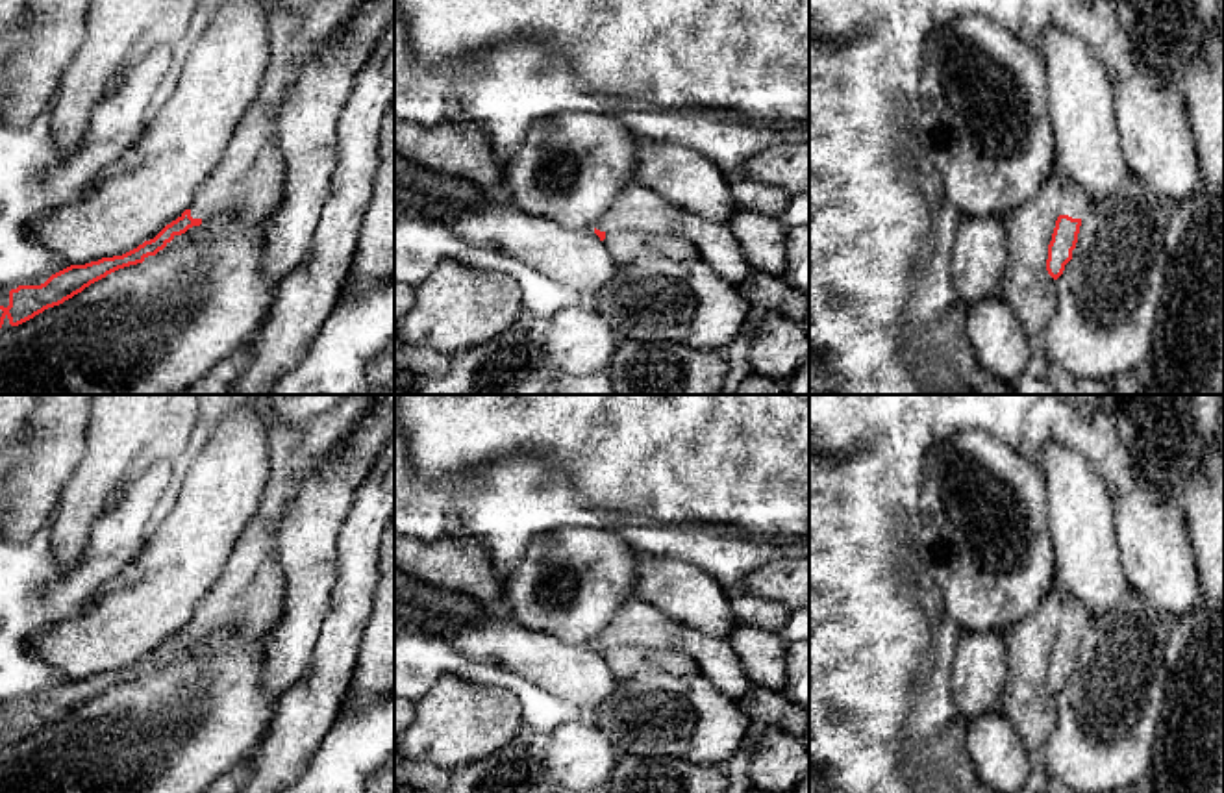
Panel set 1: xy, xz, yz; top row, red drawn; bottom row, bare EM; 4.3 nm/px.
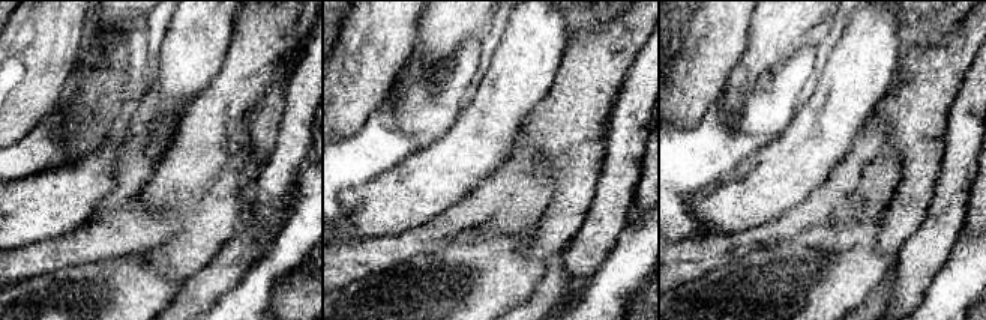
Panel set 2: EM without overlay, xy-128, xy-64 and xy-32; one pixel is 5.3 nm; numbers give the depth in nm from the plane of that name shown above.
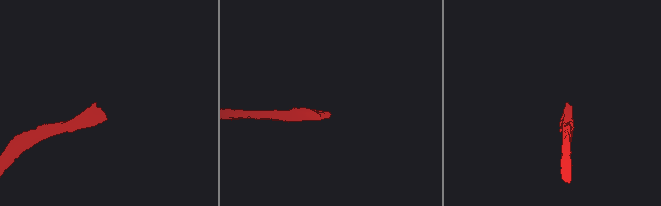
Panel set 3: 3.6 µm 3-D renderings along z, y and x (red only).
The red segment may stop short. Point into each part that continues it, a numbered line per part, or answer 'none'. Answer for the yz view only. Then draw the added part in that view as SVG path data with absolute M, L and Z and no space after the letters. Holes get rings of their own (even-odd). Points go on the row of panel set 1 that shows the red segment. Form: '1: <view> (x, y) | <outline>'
1: yz (1074, 202) | M1065 185L1059 204L1059 215L1068 215L1072 219L1083 219L1091 204L1083 189L1076 185Z

